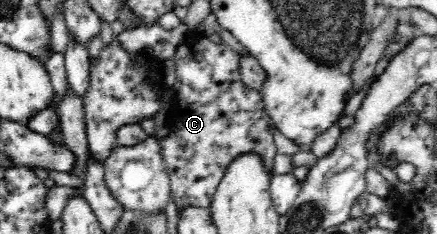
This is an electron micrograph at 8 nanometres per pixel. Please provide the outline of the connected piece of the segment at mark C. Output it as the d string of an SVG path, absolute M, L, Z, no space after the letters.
M210 34L190 36L175 46L173 59L177 78L170 88L173 90L173 96L165 125L166 130L170 127L172 131L157 141L162 148L160 154L170 179L171 201L175 203L179 211L186 207L202 207L210 210L211 200L214 199L217 186L227 173L228 165L242 153L259 153L265 165L269 167L271 175L274 175L273 161L278 155L274 133L272 133L275 123L264 111L265 106L260 91L246 87L242 81L240 57L237 51L224 42L221 44L212 42Z

